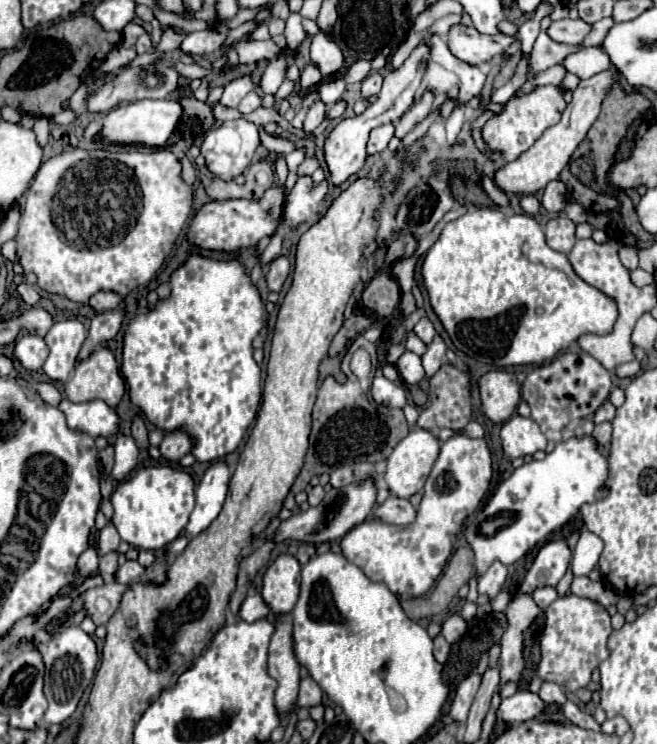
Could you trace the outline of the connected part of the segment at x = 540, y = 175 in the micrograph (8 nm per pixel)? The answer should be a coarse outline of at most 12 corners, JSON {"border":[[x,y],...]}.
{"border":[[617,69],[577,85],[559,123],[495,173],[505,193],[533,195],[569,163],[601,113]]}

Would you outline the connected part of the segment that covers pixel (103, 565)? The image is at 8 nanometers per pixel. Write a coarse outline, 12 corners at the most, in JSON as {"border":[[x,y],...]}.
{"border":[[107,553],[99,561],[105,579],[115,579],[117,553]]}

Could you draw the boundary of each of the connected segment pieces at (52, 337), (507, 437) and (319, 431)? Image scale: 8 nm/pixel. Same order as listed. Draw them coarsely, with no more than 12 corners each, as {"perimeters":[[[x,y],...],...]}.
{"perimeters":[[[77,319],[55,323],[45,337],[43,371],[67,381],[87,329]],[[517,413],[503,423],[499,437],[509,459],[547,447],[533,419]],[[327,377],[291,493],[341,463],[389,457],[401,409],[369,403],[359,379]]]}

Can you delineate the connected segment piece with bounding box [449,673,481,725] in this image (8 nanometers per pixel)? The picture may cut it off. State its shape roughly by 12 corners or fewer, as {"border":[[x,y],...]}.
{"border":[[471,673],[459,683],[449,717],[465,725],[481,677]]}

